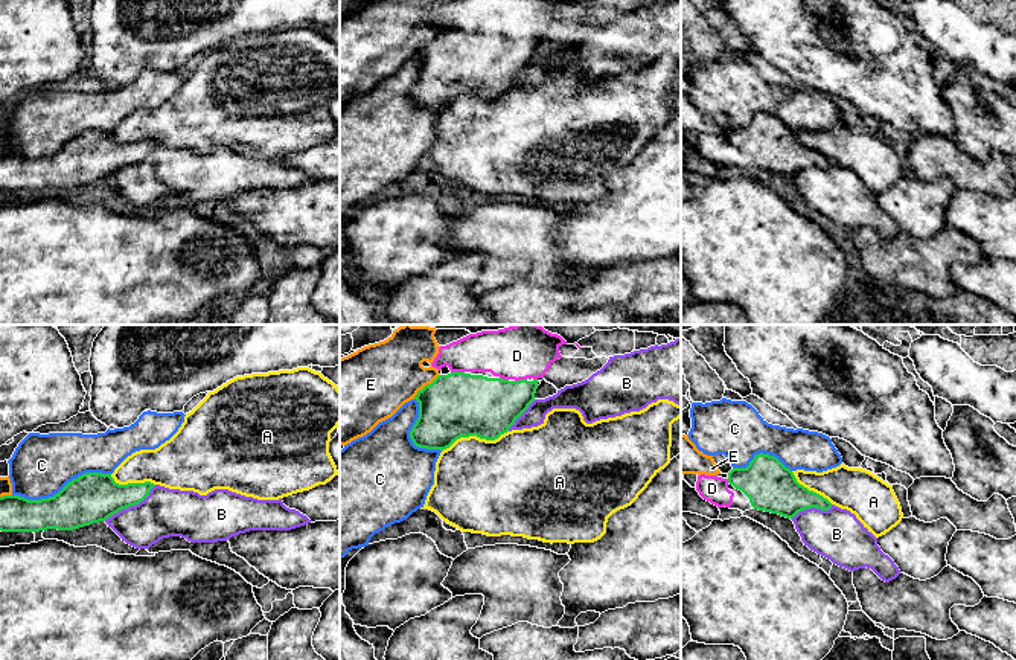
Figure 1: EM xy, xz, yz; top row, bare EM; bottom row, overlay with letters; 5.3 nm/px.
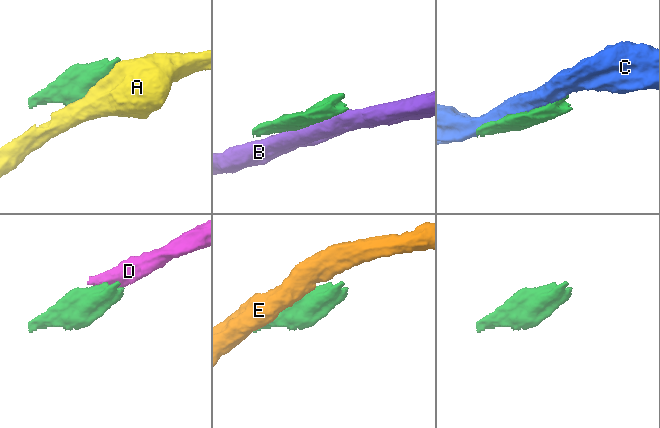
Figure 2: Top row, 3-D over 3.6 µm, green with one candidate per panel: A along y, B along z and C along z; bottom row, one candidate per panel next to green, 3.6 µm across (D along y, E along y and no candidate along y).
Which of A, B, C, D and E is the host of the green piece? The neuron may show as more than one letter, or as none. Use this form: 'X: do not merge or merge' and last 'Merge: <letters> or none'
A: do not merge
B: do not merge
C: do not merge
D: merge
E: do not merge
Merge: D

